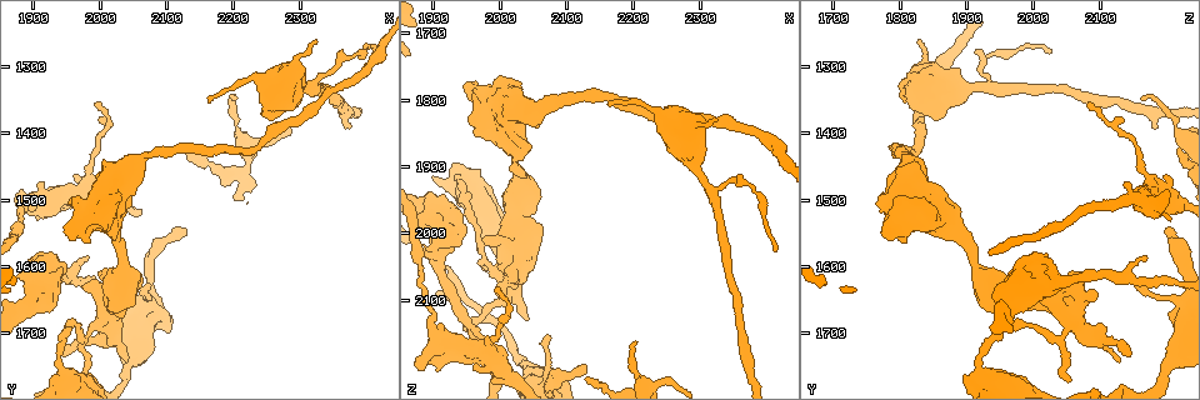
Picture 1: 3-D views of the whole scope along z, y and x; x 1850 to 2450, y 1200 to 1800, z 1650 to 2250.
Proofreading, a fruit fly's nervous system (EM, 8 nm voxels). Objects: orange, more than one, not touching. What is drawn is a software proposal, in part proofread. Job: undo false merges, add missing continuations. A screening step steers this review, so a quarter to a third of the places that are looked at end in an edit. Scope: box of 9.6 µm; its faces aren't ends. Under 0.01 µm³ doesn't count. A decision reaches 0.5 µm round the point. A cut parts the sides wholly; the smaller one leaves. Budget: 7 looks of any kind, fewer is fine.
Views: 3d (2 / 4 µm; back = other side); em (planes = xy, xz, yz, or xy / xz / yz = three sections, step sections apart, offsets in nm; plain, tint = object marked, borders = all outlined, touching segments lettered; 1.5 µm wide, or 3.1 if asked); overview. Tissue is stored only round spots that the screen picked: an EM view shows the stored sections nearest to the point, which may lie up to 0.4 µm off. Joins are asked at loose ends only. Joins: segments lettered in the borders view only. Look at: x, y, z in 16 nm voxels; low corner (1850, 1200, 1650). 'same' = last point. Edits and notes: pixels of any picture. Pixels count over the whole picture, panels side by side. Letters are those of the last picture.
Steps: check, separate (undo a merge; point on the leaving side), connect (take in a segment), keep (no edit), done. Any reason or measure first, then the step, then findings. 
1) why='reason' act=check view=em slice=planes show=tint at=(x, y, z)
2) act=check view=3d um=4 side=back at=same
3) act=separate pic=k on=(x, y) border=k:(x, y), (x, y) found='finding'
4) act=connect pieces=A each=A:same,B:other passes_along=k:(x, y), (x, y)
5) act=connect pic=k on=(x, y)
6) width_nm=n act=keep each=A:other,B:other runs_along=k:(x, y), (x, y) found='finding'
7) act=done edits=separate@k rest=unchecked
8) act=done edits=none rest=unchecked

why='end of a long branch' act=check view=3d um=4 at=(1990, 1355, 2080)

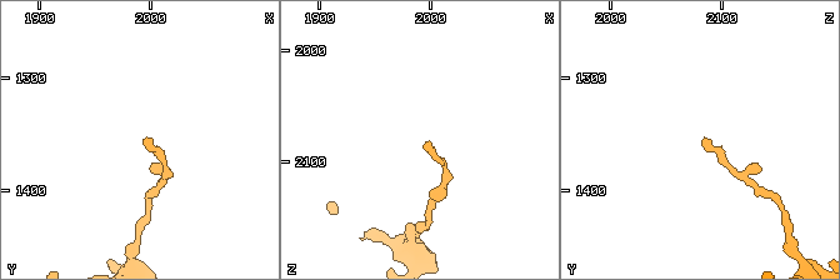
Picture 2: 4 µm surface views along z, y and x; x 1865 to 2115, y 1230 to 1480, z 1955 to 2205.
act=check view=em slice=xz step=4 show=borders at=(1992, 1356, 2082)

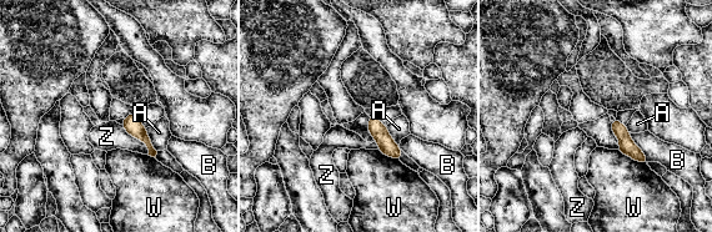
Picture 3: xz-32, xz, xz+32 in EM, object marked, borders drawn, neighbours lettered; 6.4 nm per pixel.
act=check view=em slice=planes show=borders at=same

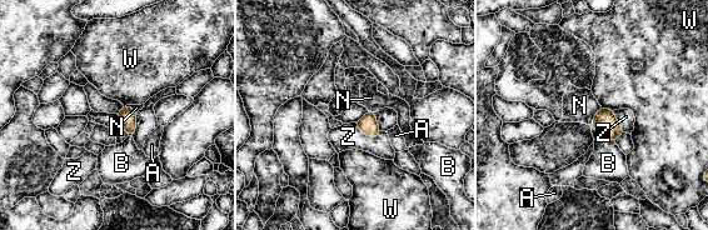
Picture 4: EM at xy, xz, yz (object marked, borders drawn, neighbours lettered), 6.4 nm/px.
longest_contact=Z:190nm act=keep each=A:other,B:other,N:other,W:other,Z:other border=4:(601, 106), (589, 124) found='none of them fits'

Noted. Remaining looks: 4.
why='sharp bend' act=check view=em slice=xy step=8 show=tint at=(1940, 1760, 1920)

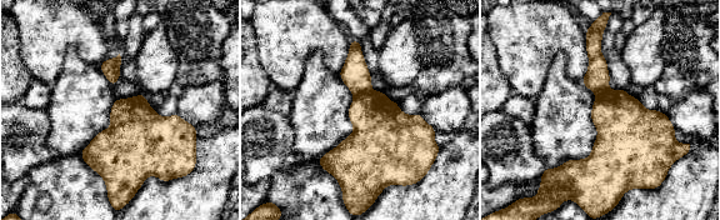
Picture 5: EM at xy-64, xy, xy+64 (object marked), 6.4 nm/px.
act=check view=em slice=planes show=borders at=same

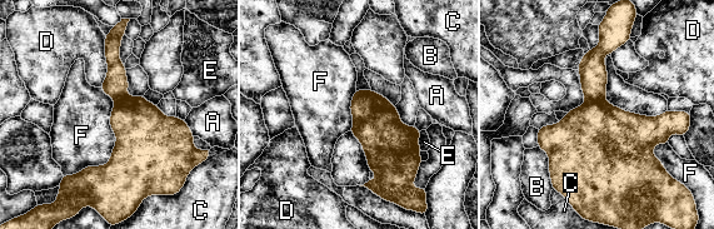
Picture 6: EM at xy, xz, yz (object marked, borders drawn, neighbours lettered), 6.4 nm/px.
width_nm=300 act=separate pic=6 on=(583, 135) each=A:other,B:other,C:other,D:other,E:other,F:other border=6:(604, 98), (585, 101) found='a second cell is stuck on'

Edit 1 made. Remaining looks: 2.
why='see it whole again' act=check view=overview

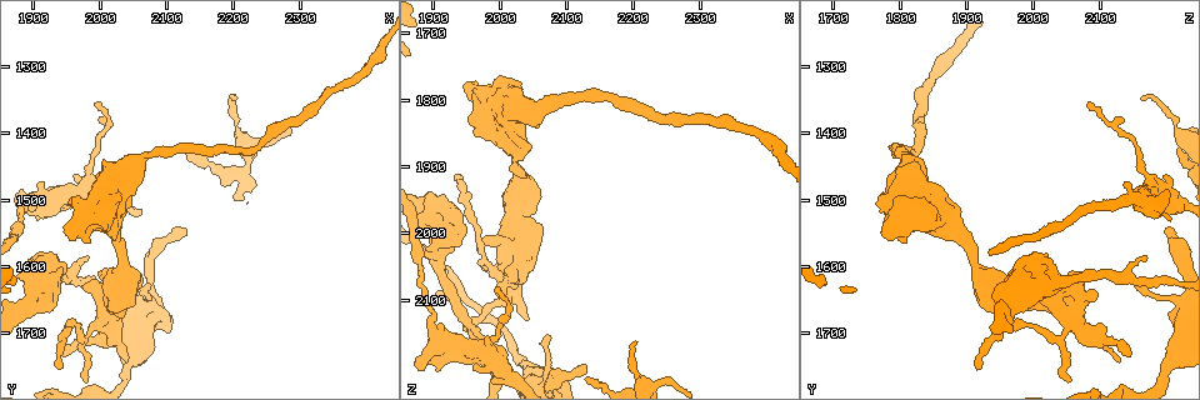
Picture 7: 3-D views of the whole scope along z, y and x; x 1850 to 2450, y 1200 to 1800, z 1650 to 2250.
why='stops while still wide' act=check view=em slice=planes show=borders at=(1905, 1525, 2205)

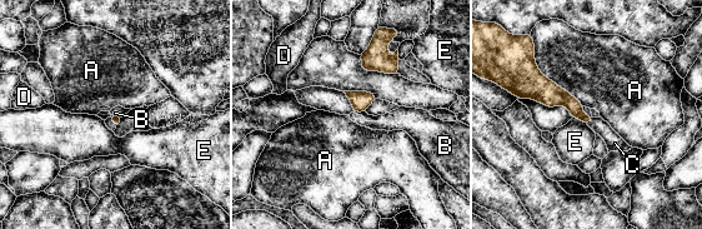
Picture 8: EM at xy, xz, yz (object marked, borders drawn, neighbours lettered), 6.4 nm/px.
act=connect pieces=C each=A:other,B:other,C:same,D:other,E:other passes_along=8:(561, 96), (591, 122), (615, 143) found='it goes on there'

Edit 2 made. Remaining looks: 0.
act=done edits=separate@6,connect@8 rest=unchecked

